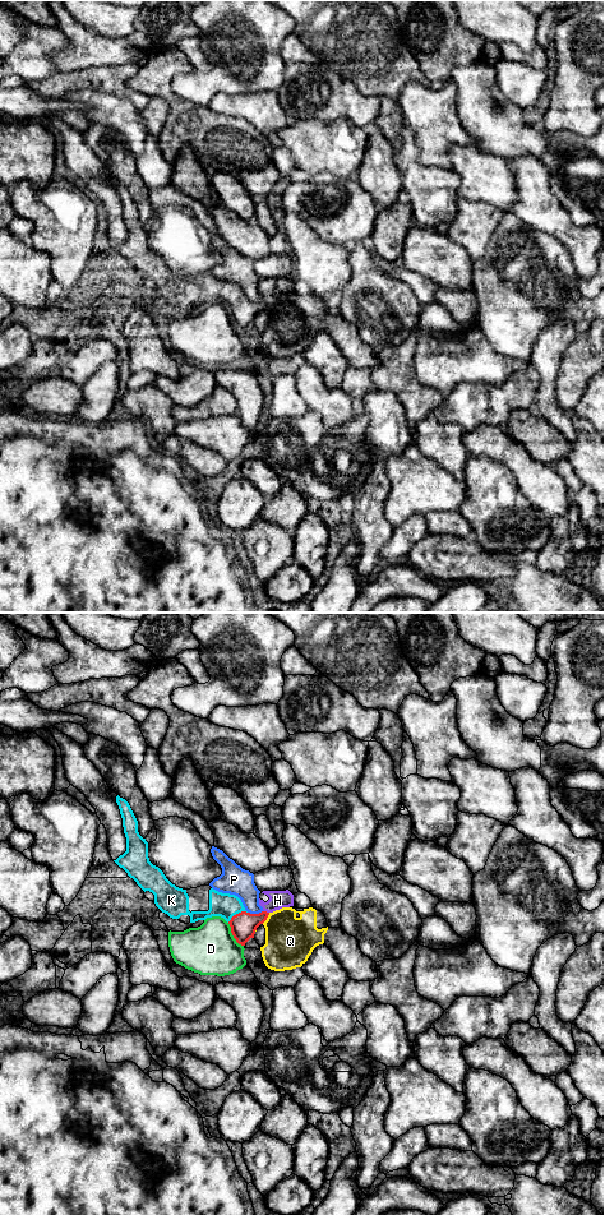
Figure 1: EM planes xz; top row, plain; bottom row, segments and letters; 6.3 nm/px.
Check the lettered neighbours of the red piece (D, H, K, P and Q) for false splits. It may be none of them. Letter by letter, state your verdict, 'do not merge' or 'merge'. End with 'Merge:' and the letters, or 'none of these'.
D: do not merge
H: do not merge
K: merge
P: do not merge
Q: do not merge
Merge: K

